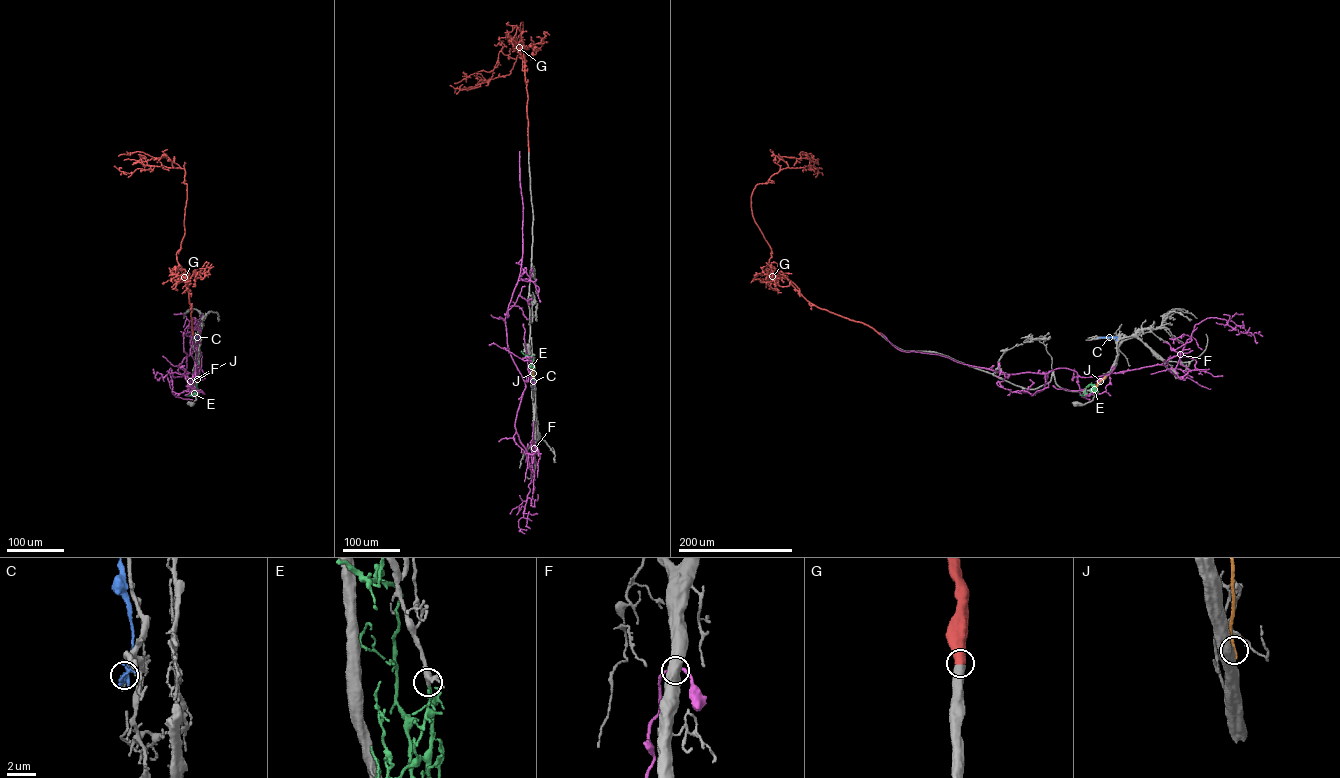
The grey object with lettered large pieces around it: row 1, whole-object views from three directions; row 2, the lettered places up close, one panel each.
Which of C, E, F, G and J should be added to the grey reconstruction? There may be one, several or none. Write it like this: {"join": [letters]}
{"join": ["E", "G"]}

